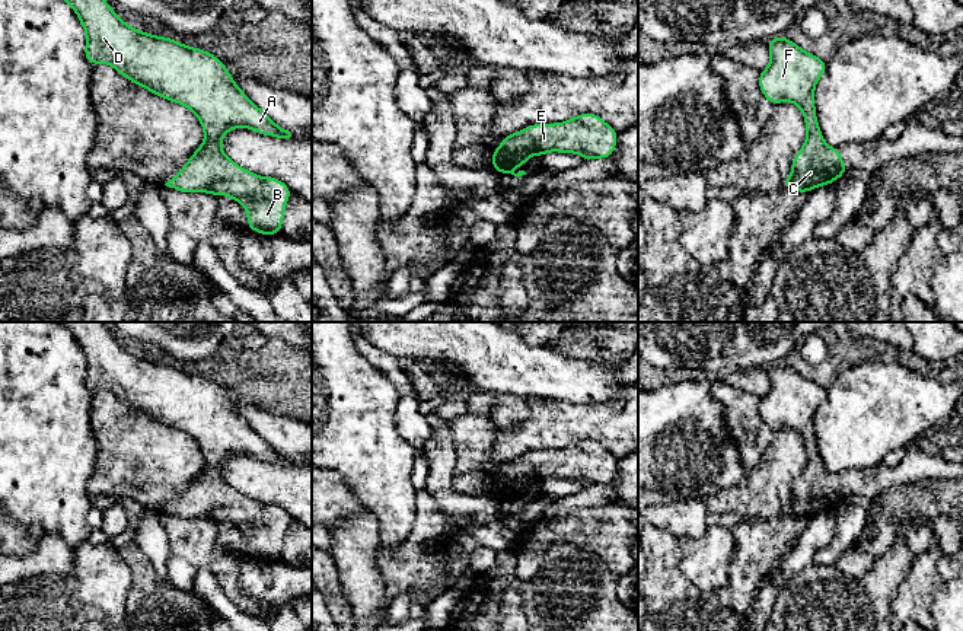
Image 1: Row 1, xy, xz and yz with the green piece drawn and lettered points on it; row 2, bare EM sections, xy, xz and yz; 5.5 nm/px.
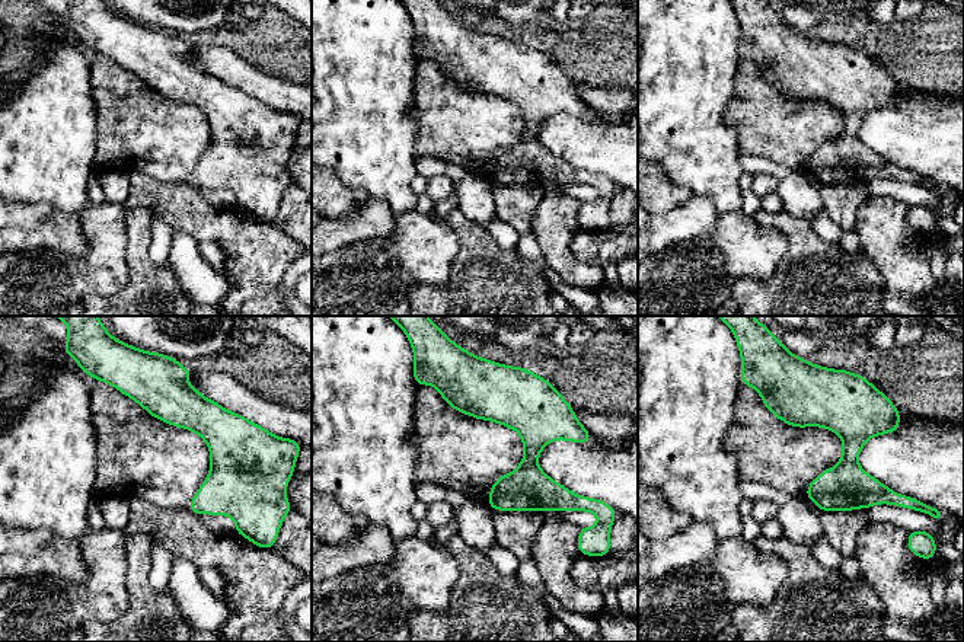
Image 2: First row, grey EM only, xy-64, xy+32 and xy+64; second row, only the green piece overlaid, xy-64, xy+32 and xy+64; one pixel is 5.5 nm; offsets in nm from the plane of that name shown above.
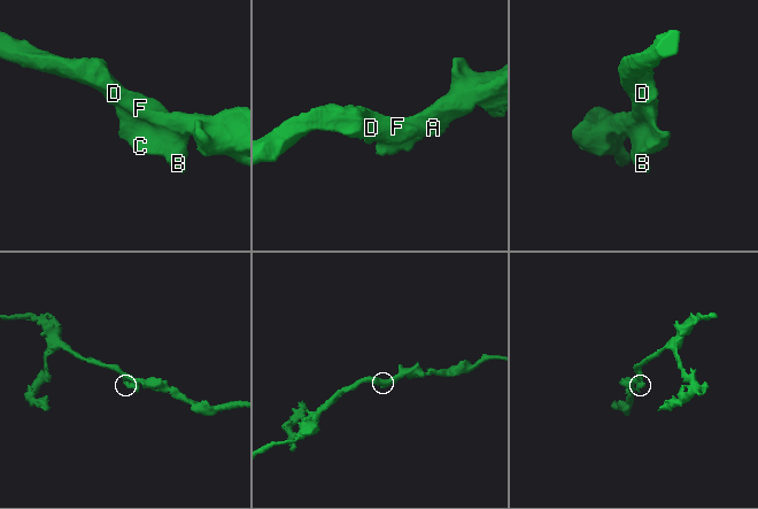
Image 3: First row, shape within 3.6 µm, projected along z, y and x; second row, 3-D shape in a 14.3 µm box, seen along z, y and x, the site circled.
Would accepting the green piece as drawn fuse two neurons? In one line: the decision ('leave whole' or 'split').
leave whole

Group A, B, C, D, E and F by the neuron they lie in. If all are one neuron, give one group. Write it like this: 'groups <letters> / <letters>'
groups A B C D E F

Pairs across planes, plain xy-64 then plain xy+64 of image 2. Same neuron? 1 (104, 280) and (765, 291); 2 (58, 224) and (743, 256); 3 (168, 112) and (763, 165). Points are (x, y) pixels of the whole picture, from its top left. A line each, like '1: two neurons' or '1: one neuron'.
1: two neurons
2: two neurons
3: two neurons

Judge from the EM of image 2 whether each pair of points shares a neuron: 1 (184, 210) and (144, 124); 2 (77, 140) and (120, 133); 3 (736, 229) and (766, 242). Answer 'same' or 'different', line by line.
1: different
2: different
3: same

